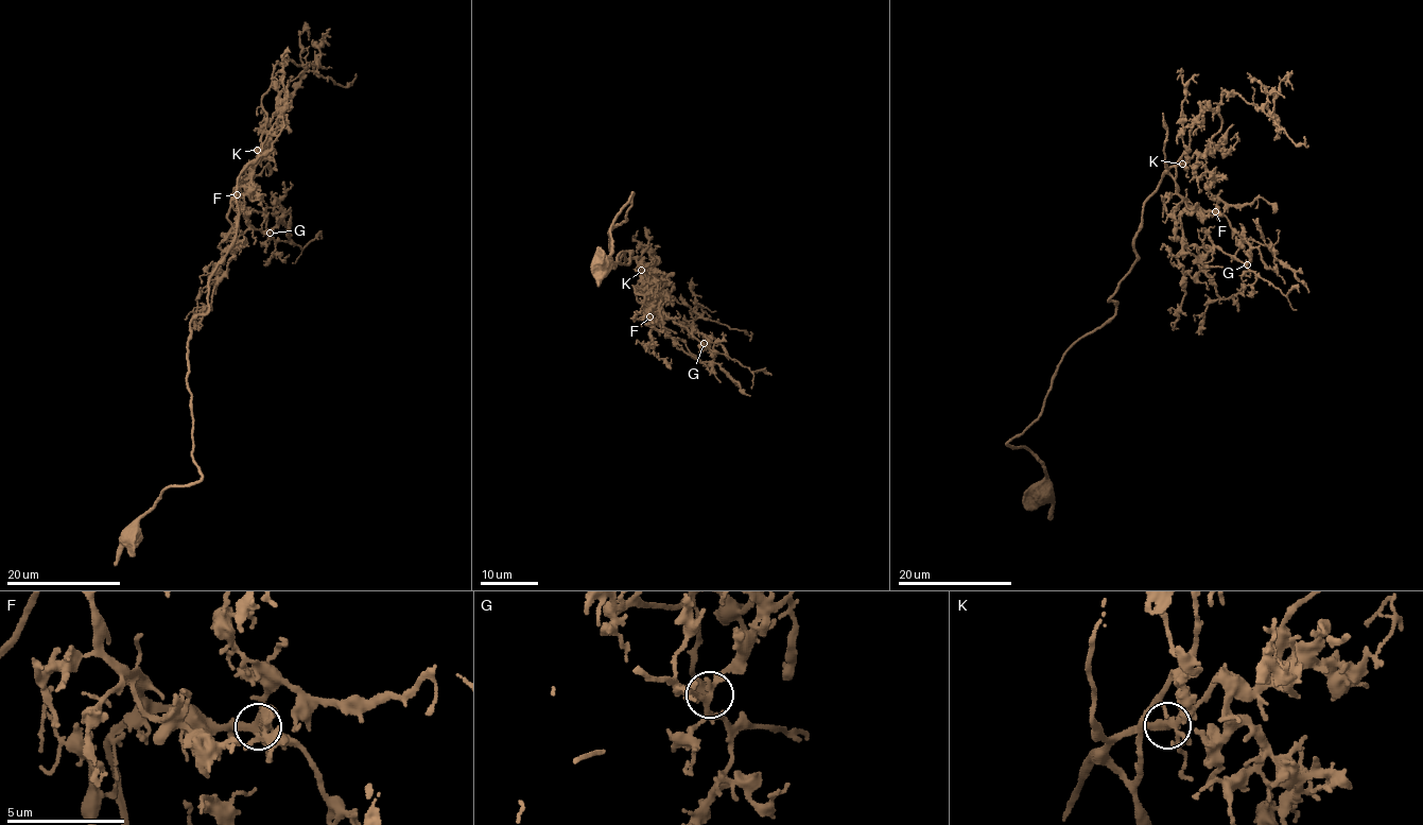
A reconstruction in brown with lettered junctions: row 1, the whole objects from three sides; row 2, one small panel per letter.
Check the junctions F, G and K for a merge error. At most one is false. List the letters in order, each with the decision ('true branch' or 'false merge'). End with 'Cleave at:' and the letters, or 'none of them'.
F: true branch
G: true branch
K: true branch
Cleave at: none of them

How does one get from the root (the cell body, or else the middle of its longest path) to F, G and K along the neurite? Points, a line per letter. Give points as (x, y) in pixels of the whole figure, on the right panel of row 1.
F: (1042, 493), (1043, 465), (1007, 442), (1038, 418), (1064, 353), (1115, 314), (1143, 203), (1166, 172), (1215, 211)
G: (1042, 493), (1007, 442), (1115, 314), (1165, 173), (1184, 251), (1247, 264)
K: (1042, 493), (1043, 465), (1007, 442), (1038, 418), (1064, 353), (1115, 314), (1143, 203), (1182, 164)

